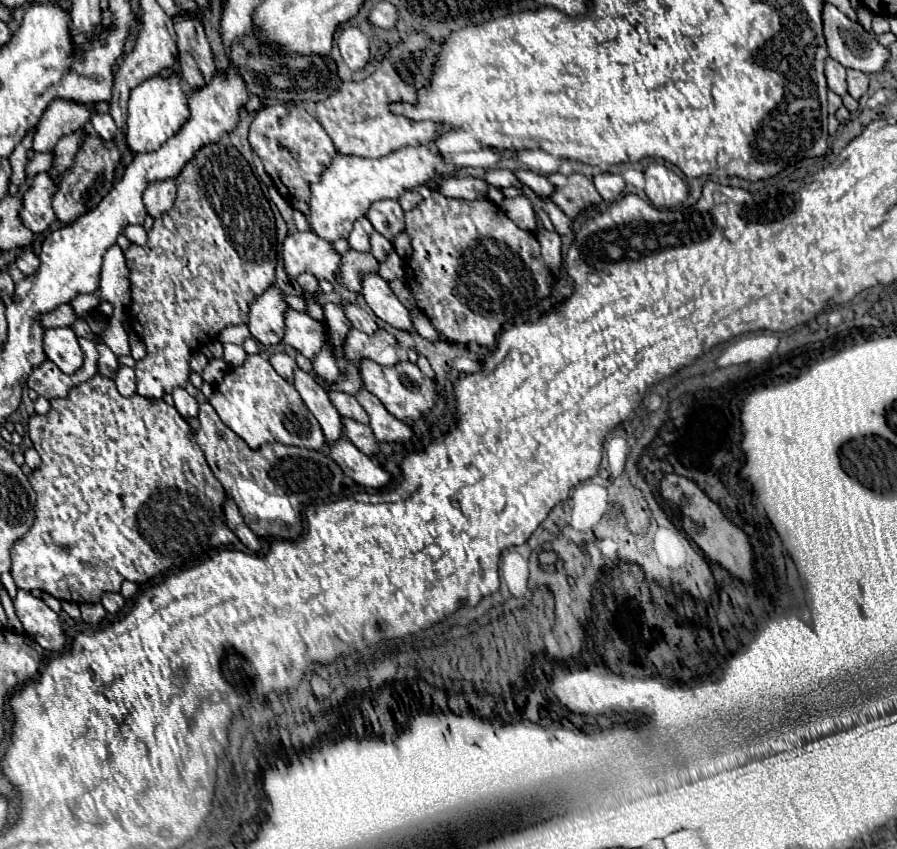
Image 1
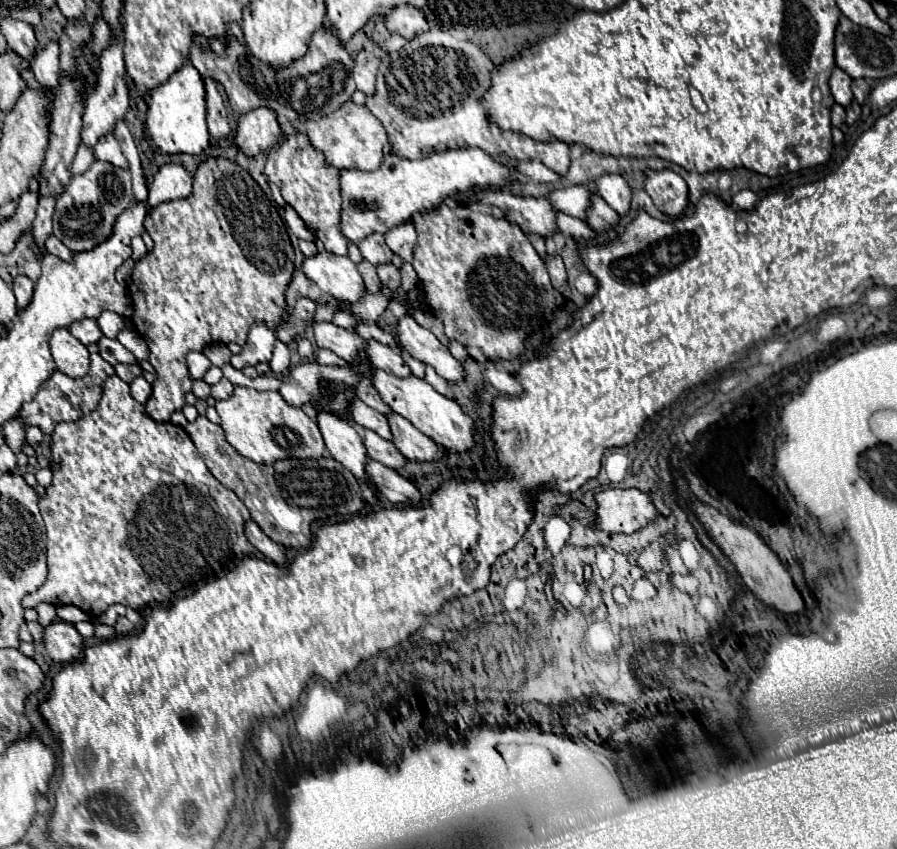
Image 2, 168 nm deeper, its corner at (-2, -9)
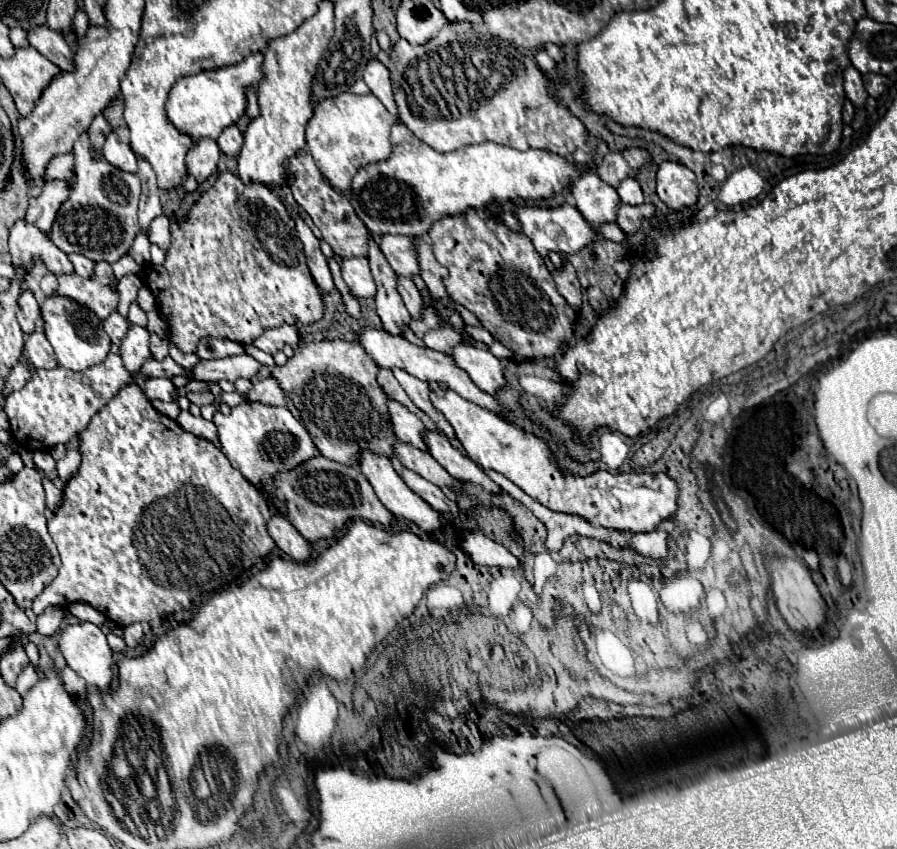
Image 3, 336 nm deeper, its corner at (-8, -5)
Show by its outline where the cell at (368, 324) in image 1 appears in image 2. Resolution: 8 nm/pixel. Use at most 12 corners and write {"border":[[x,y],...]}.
{"border":[[368,341],[372,365],[394,377],[412,375],[390,347]]}

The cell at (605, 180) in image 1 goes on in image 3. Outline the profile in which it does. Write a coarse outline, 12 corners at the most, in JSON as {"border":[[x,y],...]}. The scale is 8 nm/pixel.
{"border":[[632,177],[616,187],[622,203],[642,205],[642,189]]}

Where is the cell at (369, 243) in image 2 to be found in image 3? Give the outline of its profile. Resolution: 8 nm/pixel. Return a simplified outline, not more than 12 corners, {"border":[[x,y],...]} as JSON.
{"border":[[384,235],[380,249],[394,273],[412,277],[418,261],[412,239]]}

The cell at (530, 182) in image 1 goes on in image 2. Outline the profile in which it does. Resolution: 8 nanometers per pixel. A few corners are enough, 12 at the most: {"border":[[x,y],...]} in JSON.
{"border":[[590,185],[554,189],[554,209],[586,219],[592,203]]}

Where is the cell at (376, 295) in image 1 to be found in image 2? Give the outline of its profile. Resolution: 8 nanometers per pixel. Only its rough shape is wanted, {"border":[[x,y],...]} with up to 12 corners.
{"border":[[412,317],[398,321],[398,341],[444,379],[464,379],[458,361]]}

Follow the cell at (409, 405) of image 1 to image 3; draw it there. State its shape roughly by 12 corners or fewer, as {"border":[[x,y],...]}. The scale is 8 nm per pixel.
{"border":[[452,389],[430,393],[468,455],[544,507],[654,531],[668,475],[570,477],[534,435]]}

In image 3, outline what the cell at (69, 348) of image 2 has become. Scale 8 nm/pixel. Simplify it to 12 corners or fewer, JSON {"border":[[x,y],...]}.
{"border":[[50,295],[40,305],[58,365],[84,371],[110,351],[88,307]]}

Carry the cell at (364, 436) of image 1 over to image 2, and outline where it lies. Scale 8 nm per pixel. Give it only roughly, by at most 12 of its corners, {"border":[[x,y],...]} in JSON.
{"border":[[364,431],[368,457],[386,467],[402,469],[406,457],[392,441]]}

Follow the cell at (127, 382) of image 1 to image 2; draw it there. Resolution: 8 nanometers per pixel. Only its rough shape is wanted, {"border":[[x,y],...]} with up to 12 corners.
{"border":[[144,377],[130,383],[130,393],[138,403],[146,403],[152,385]]}

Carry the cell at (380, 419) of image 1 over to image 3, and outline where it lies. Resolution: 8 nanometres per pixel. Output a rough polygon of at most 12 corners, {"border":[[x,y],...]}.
{"border":[[424,429],[430,455],[456,479],[500,487],[444,437]]}

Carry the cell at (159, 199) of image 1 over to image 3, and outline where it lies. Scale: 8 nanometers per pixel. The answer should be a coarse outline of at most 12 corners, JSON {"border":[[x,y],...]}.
{"border":[[200,139],[186,153],[186,173],[200,185],[216,171],[218,145]]}

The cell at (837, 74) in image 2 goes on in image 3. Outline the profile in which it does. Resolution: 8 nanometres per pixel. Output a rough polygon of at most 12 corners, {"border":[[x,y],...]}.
{"border":[[852,65],[844,71],[846,97],[862,107],[866,97],[862,75]]}

